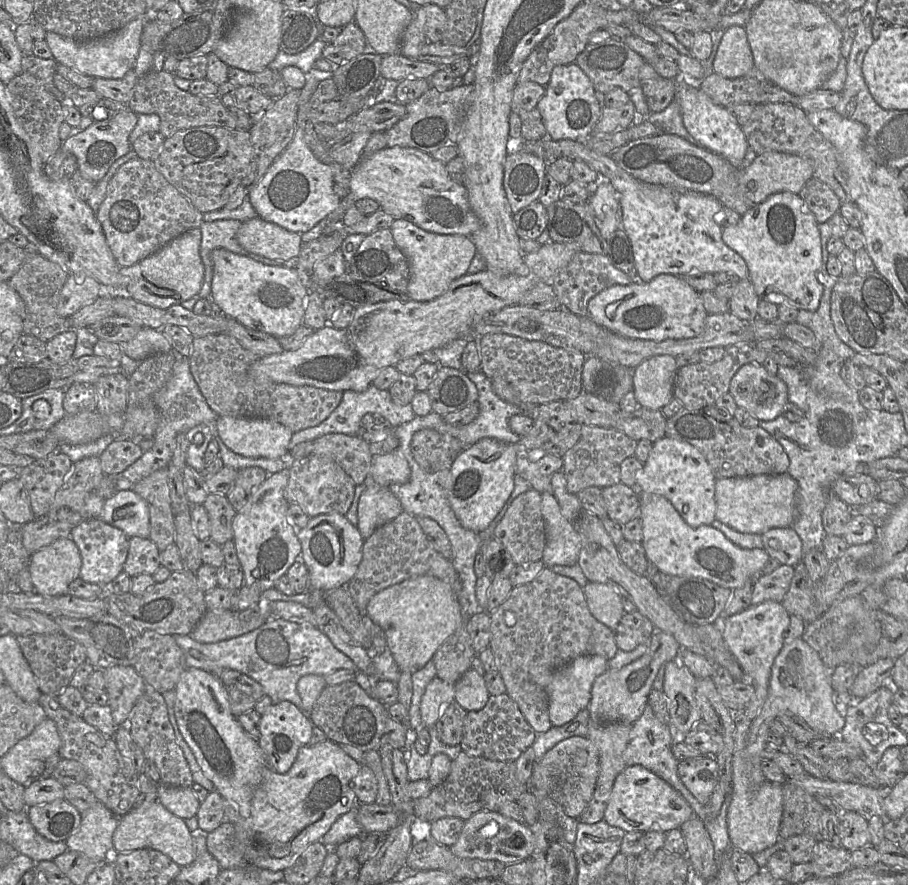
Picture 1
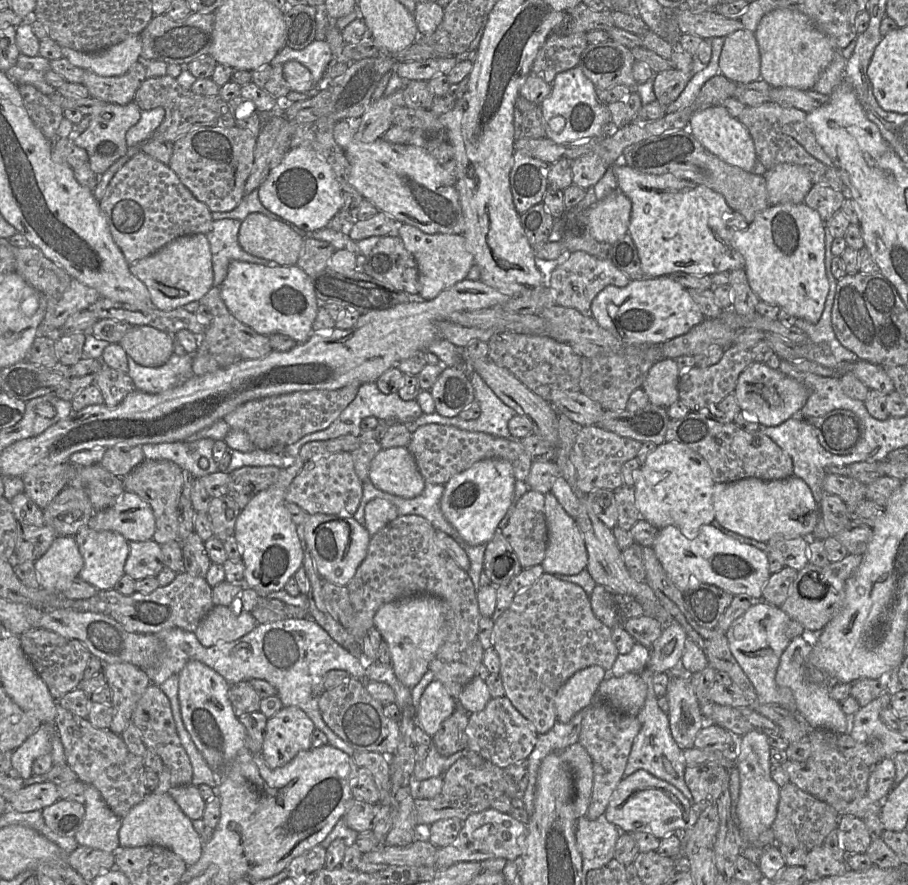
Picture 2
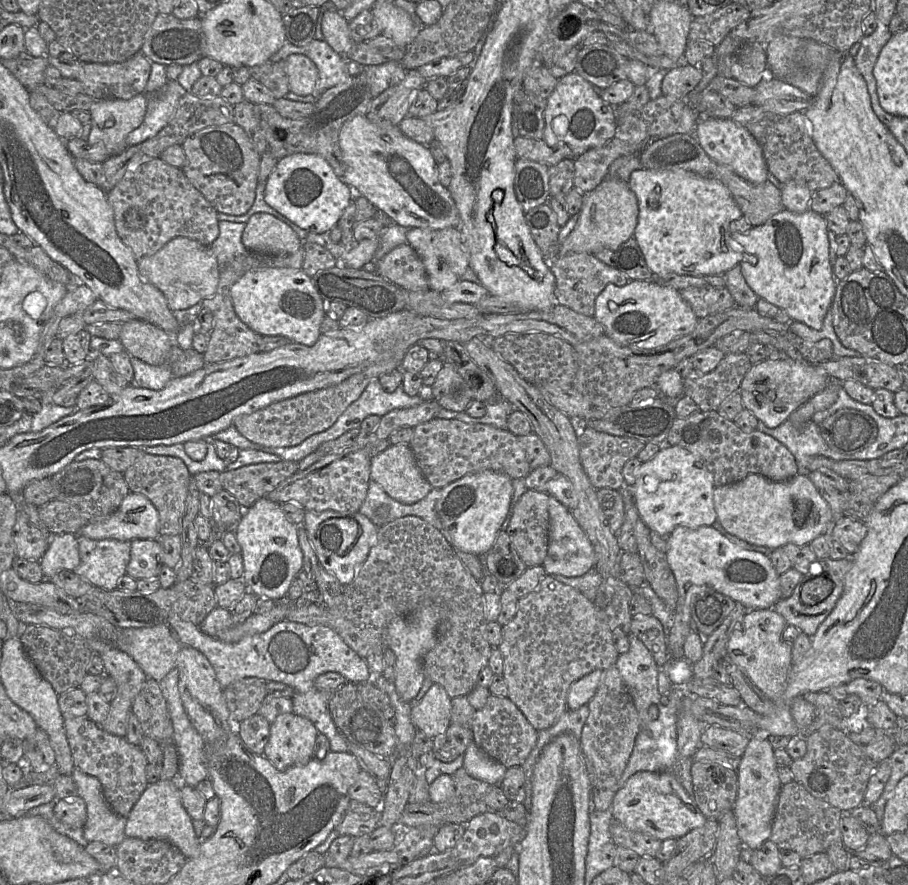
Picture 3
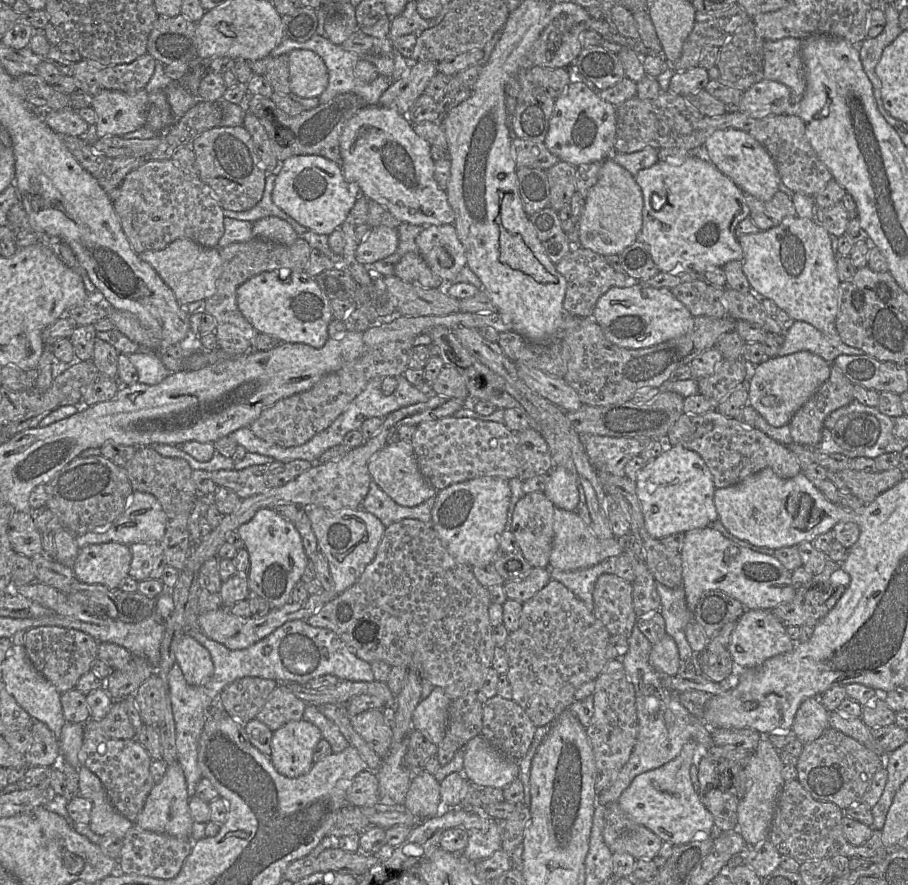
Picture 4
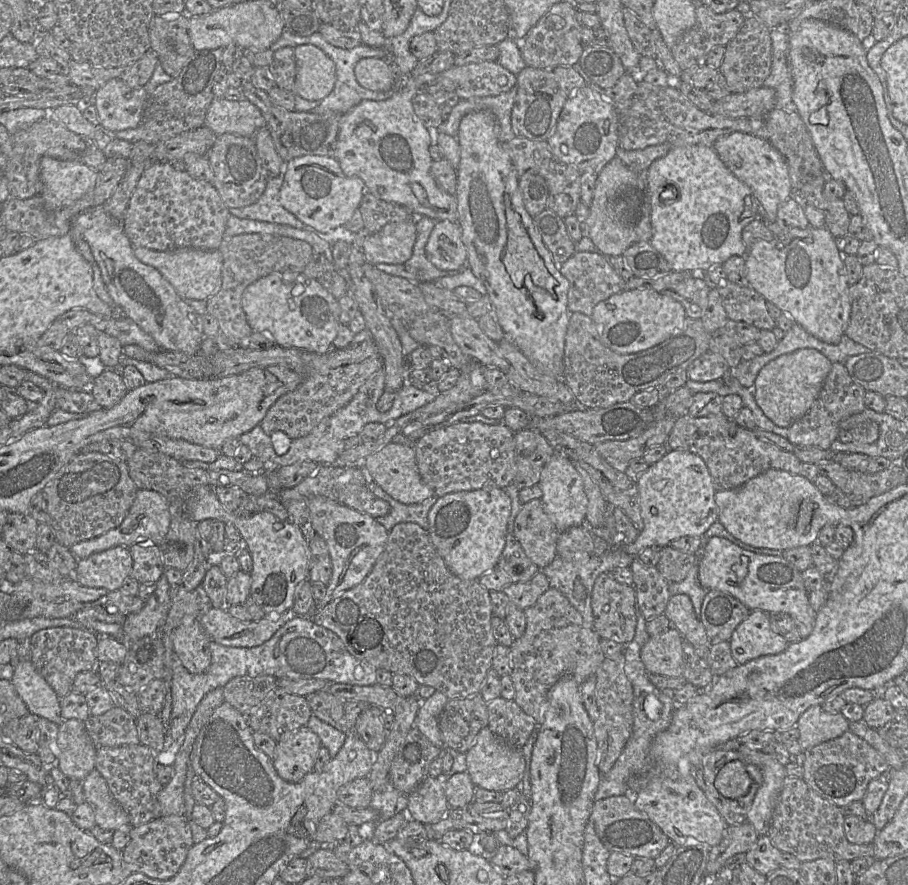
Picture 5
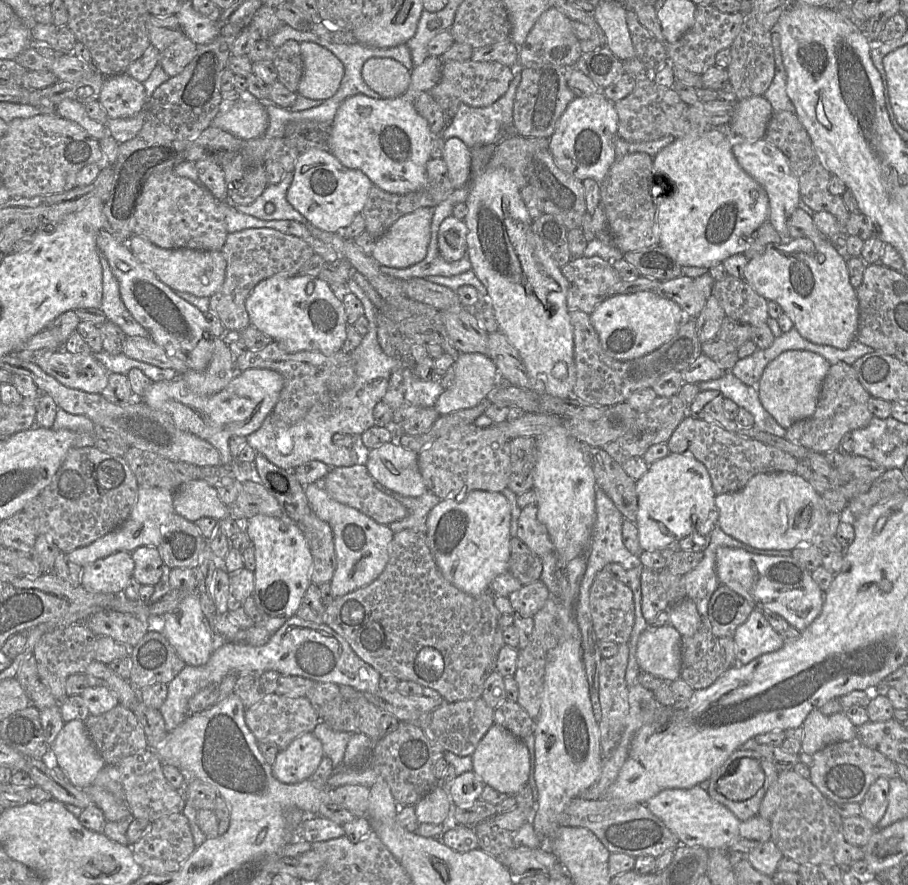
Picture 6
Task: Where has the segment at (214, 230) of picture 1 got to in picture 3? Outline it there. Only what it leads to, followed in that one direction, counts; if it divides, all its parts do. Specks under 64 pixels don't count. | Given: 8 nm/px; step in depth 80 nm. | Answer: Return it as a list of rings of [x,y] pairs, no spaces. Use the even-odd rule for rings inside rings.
[[[219,221],[219,235],[210,245],[221,272],[221,268],[239,255],[247,255],[249,251],[242,243],[241,237],[246,223]]]

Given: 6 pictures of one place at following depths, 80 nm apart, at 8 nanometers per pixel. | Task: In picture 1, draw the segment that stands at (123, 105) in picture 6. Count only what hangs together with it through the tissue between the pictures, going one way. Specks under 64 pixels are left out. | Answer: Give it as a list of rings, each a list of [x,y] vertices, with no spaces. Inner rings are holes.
[[[131,110],[122,111],[110,119],[94,121],[85,130],[70,135],[61,145],[61,149],[75,155],[77,169],[87,180],[97,183],[107,173],[110,166],[120,157],[126,155],[132,148],[129,135],[134,129],[138,114]]]

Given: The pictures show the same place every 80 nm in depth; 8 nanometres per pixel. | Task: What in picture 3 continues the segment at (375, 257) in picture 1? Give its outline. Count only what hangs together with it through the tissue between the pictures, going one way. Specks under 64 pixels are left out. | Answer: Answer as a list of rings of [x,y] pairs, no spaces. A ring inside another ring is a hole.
[[[401,244],[376,262],[376,273],[406,291],[429,289],[425,266],[409,244]]]

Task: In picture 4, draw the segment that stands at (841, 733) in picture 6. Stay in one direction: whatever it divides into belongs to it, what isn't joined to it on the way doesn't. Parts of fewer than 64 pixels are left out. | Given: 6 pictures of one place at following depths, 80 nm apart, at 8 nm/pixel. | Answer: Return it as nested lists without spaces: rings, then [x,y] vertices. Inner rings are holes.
[[[820,697],[805,699],[796,711],[792,730],[804,745],[819,738],[829,728],[830,712],[822,705]]]

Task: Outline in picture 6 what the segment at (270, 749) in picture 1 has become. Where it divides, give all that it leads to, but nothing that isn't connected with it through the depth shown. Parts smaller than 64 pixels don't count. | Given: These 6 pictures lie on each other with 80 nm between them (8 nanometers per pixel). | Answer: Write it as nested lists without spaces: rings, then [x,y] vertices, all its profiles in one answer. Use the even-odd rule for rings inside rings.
[[[305,733],[294,739],[290,745],[278,752],[272,765],[273,776],[282,783],[296,784],[310,779],[324,756],[321,741],[312,733]]]

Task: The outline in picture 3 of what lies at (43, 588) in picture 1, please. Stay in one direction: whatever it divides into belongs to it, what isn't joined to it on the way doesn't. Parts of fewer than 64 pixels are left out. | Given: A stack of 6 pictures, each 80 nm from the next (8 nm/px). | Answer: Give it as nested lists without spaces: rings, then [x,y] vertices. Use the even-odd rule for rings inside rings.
[[[69,533],[51,536],[39,564],[44,579],[51,579],[62,570],[74,571],[80,564],[77,536]]]

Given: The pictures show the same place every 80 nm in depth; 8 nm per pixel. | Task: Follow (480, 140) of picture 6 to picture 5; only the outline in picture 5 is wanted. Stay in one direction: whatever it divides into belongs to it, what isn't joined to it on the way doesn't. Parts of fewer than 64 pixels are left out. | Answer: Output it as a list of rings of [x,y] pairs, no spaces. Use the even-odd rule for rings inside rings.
[[[516,84],[509,91],[497,96],[460,99],[452,109],[449,117],[443,120],[438,127],[438,131],[456,137],[460,122],[465,115],[481,110],[488,110],[497,120],[498,140],[500,143],[512,140],[516,136],[513,132],[511,117],[517,90],[518,86]]]

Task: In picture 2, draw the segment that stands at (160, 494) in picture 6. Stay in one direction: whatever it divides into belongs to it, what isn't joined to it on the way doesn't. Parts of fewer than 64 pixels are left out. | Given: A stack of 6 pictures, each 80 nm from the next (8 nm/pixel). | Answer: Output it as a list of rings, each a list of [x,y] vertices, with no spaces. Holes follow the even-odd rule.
[[[125,490],[110,507],[96,511],[87,524],[95,531],[113,531],[126,540],[147,541],[155,532],[151,506],[136,493]]]

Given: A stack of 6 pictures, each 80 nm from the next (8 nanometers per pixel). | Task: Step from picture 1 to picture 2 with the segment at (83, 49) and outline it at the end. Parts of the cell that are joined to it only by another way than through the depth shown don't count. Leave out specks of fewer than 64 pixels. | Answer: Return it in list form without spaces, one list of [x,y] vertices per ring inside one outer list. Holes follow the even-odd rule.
[[[133,35],[122,42],[95,53],[80,52],[62,47],[63,57],[73,65],[103,77],[121,76],[141,57],[141,35]]]

